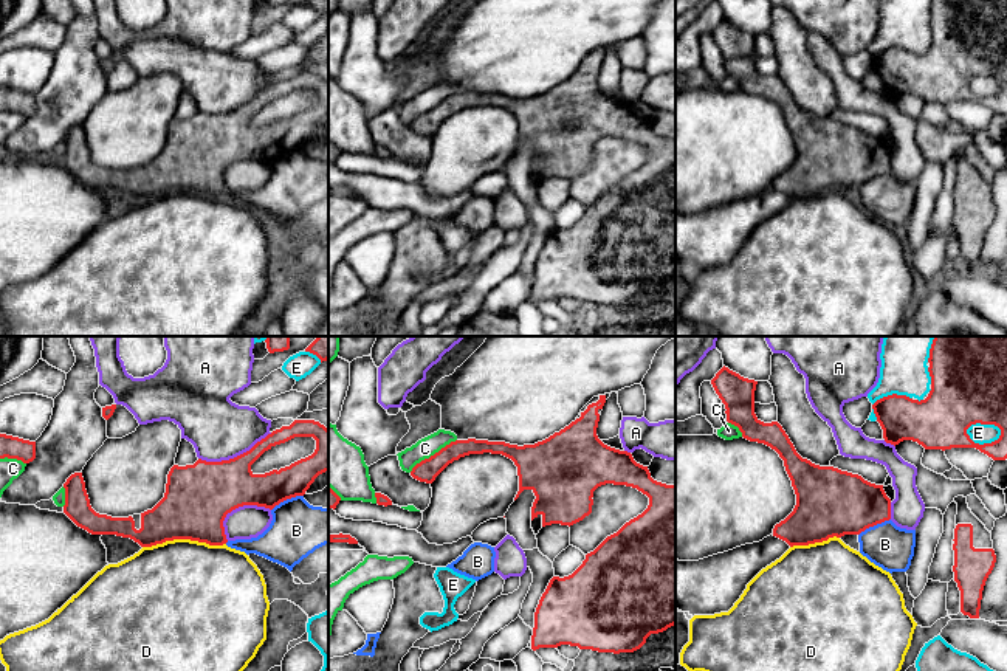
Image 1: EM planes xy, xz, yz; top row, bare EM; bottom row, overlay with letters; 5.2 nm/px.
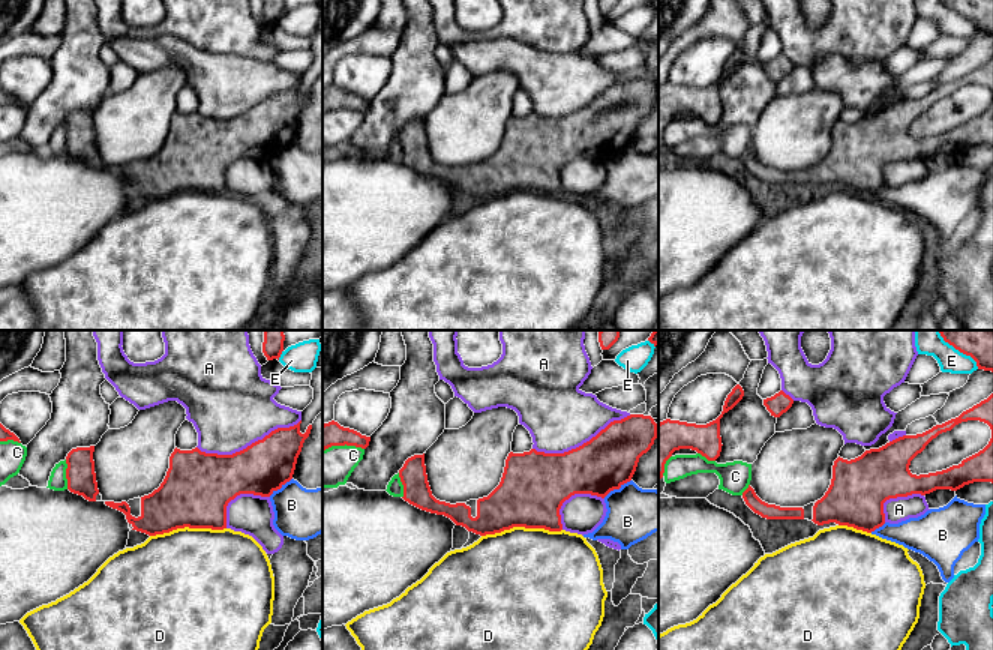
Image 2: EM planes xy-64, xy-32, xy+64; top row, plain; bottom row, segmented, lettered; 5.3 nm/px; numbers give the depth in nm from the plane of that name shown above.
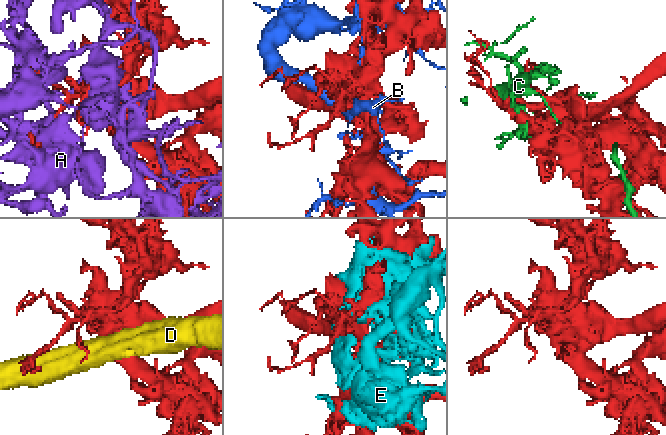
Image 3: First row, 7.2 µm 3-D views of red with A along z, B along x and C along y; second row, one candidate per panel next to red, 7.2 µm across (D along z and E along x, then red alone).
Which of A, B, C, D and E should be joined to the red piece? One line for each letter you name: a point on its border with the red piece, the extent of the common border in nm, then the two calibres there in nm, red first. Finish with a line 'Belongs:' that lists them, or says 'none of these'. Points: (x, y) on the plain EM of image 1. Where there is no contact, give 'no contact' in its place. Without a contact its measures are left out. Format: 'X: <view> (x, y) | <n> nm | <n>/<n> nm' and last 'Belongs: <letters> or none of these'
Belongs: none of these

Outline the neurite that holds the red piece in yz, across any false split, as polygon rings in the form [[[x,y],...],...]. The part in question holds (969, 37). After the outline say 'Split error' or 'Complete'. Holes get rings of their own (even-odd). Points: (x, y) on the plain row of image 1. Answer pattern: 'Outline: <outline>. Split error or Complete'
Outline: [[[931,0],[928,11],[931,43],[925,53],[912,53],[906,48],[888,48],[872,57],[877,74],[883,82],[886,96],[899,98],[912,93],[925,102],[976,101],[993,113],[1007,112],[1007,0]],[[971,77],[995,77],[1001,82],[998,93],[992,96],[974,96],[967,82]]]. Complete

